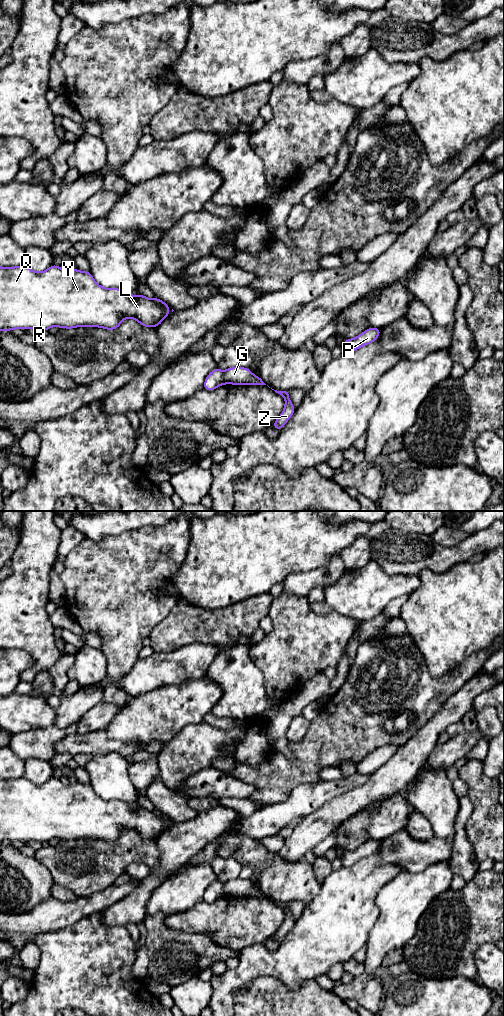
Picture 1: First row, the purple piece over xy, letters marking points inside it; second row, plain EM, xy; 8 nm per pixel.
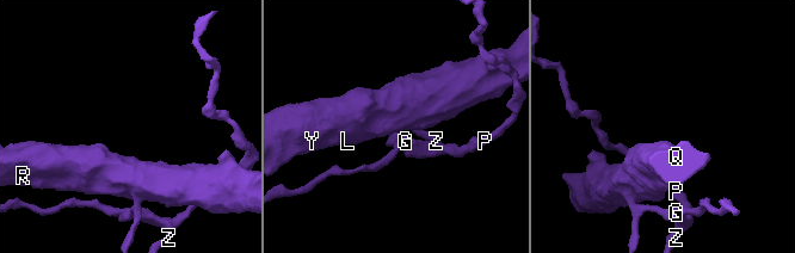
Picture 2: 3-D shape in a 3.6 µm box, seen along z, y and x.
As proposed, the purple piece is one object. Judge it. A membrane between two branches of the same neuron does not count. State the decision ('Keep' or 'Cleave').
Cleave

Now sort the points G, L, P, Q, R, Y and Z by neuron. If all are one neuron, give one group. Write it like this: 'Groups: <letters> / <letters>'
Groups: G P Z / L Q R Y

